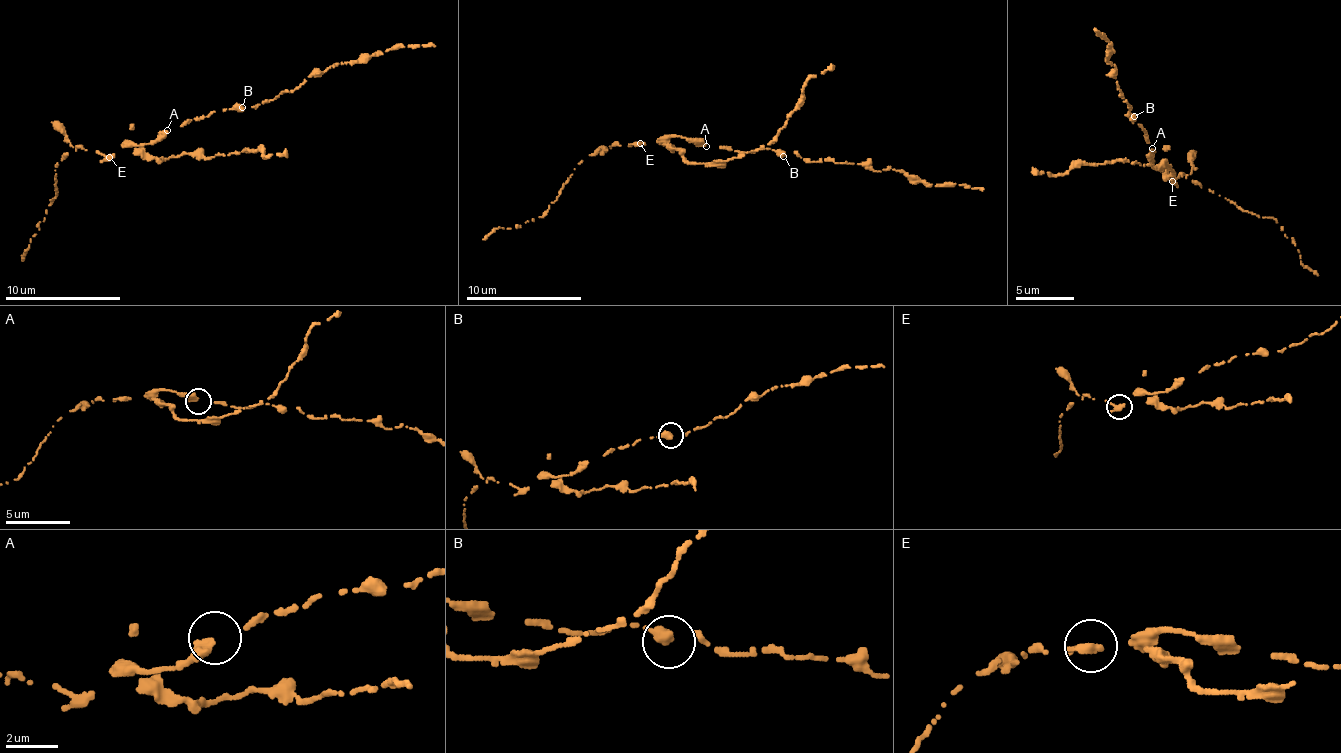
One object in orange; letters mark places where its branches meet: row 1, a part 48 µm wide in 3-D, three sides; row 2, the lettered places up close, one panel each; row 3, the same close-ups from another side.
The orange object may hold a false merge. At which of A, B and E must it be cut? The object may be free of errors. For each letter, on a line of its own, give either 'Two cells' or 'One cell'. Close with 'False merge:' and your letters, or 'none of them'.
A: One cell
B: One cell
E: Two cells
False merge: E

